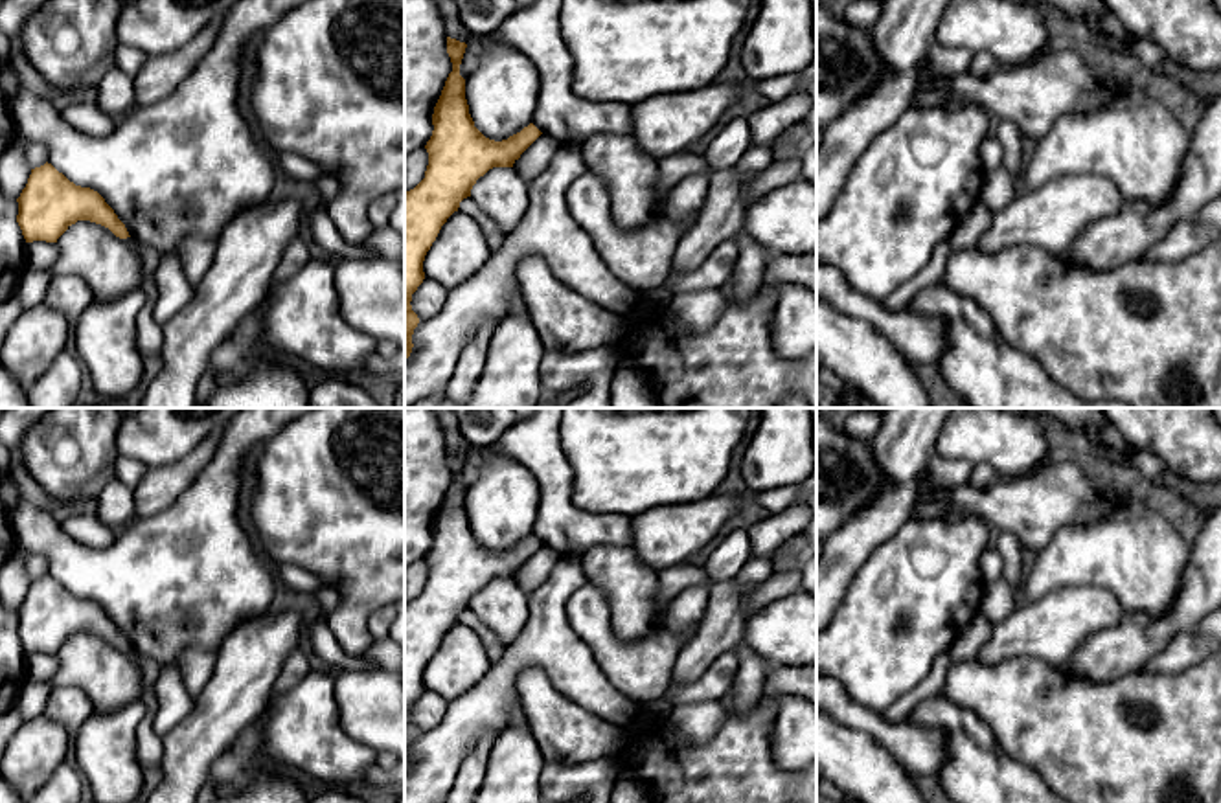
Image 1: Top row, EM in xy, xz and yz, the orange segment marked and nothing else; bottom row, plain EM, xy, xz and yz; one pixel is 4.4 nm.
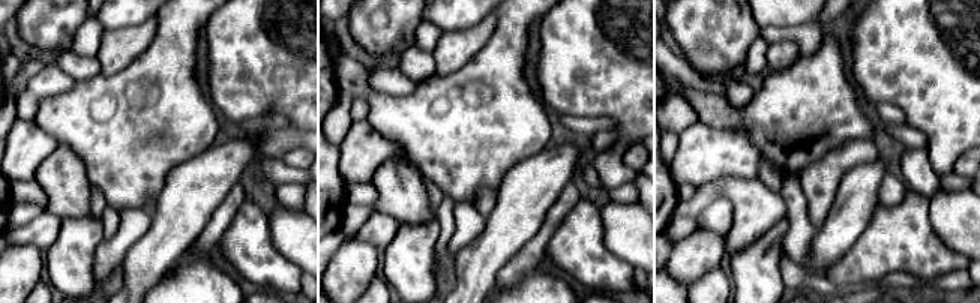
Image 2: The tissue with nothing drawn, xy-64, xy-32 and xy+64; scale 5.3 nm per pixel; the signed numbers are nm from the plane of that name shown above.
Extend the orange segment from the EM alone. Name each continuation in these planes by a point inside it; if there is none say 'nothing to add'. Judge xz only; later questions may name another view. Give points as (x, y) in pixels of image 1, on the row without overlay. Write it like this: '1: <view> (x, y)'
nothing to add

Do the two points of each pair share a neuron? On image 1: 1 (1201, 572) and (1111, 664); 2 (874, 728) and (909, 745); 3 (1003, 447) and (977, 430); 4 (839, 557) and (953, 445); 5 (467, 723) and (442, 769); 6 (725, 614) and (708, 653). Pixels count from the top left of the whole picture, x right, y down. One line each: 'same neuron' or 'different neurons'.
1: same neuron
2: same neuron
3: same neuron
4: different neurons
5: same neuron
6: same neuron

